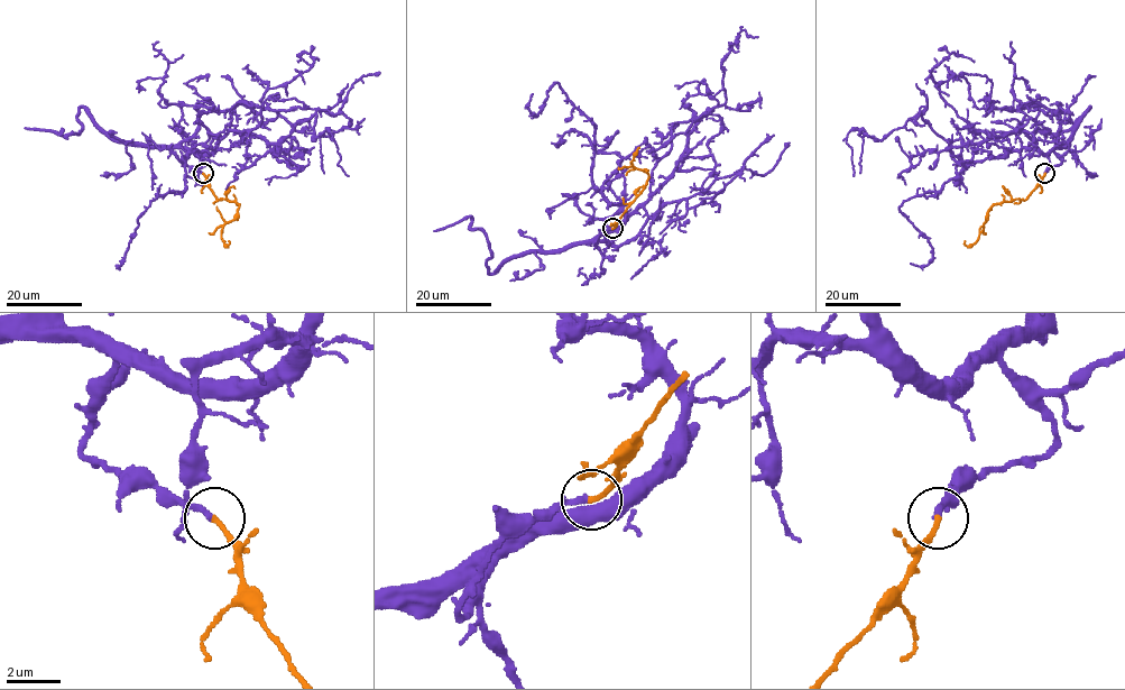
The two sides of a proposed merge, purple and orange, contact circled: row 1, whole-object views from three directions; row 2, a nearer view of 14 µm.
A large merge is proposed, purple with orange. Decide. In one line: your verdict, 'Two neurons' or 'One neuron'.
One neuron

